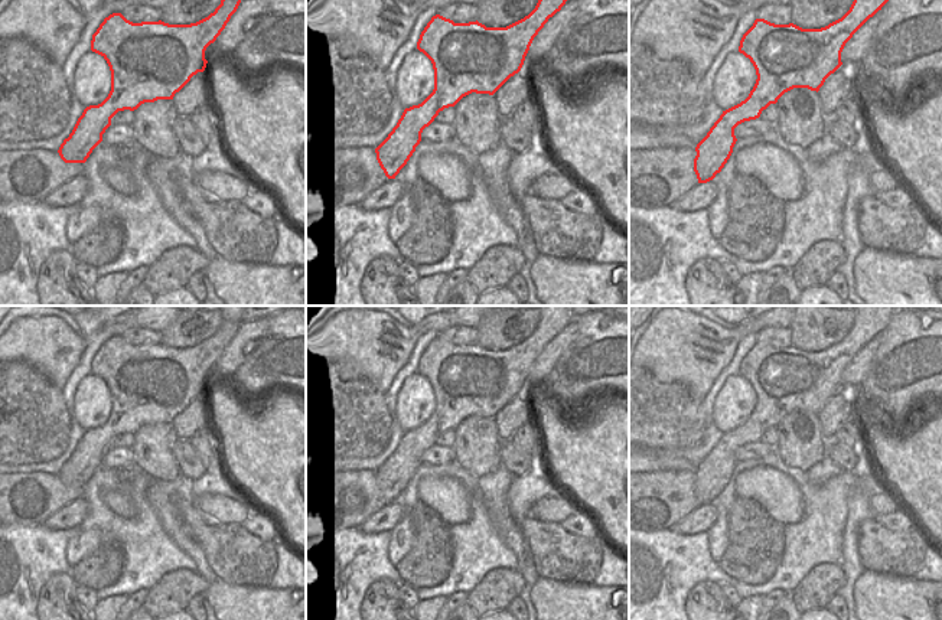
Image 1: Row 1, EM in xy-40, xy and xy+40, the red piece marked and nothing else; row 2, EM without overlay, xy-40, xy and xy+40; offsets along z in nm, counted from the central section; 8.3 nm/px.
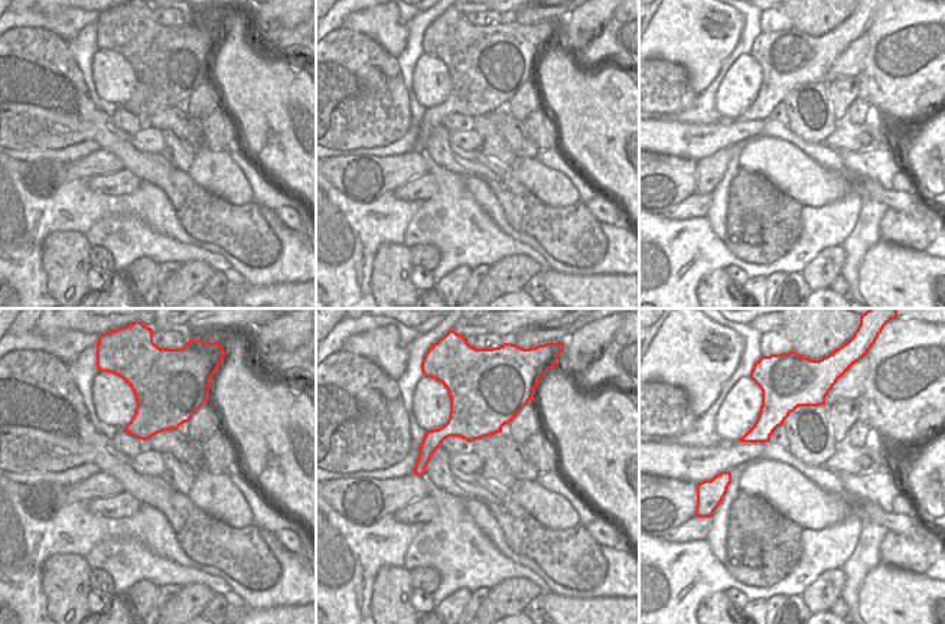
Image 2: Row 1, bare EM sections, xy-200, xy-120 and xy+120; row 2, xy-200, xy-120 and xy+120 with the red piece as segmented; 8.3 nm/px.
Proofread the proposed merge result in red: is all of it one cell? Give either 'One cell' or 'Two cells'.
One cell.

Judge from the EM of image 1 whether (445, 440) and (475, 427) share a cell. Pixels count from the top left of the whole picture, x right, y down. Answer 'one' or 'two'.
two

